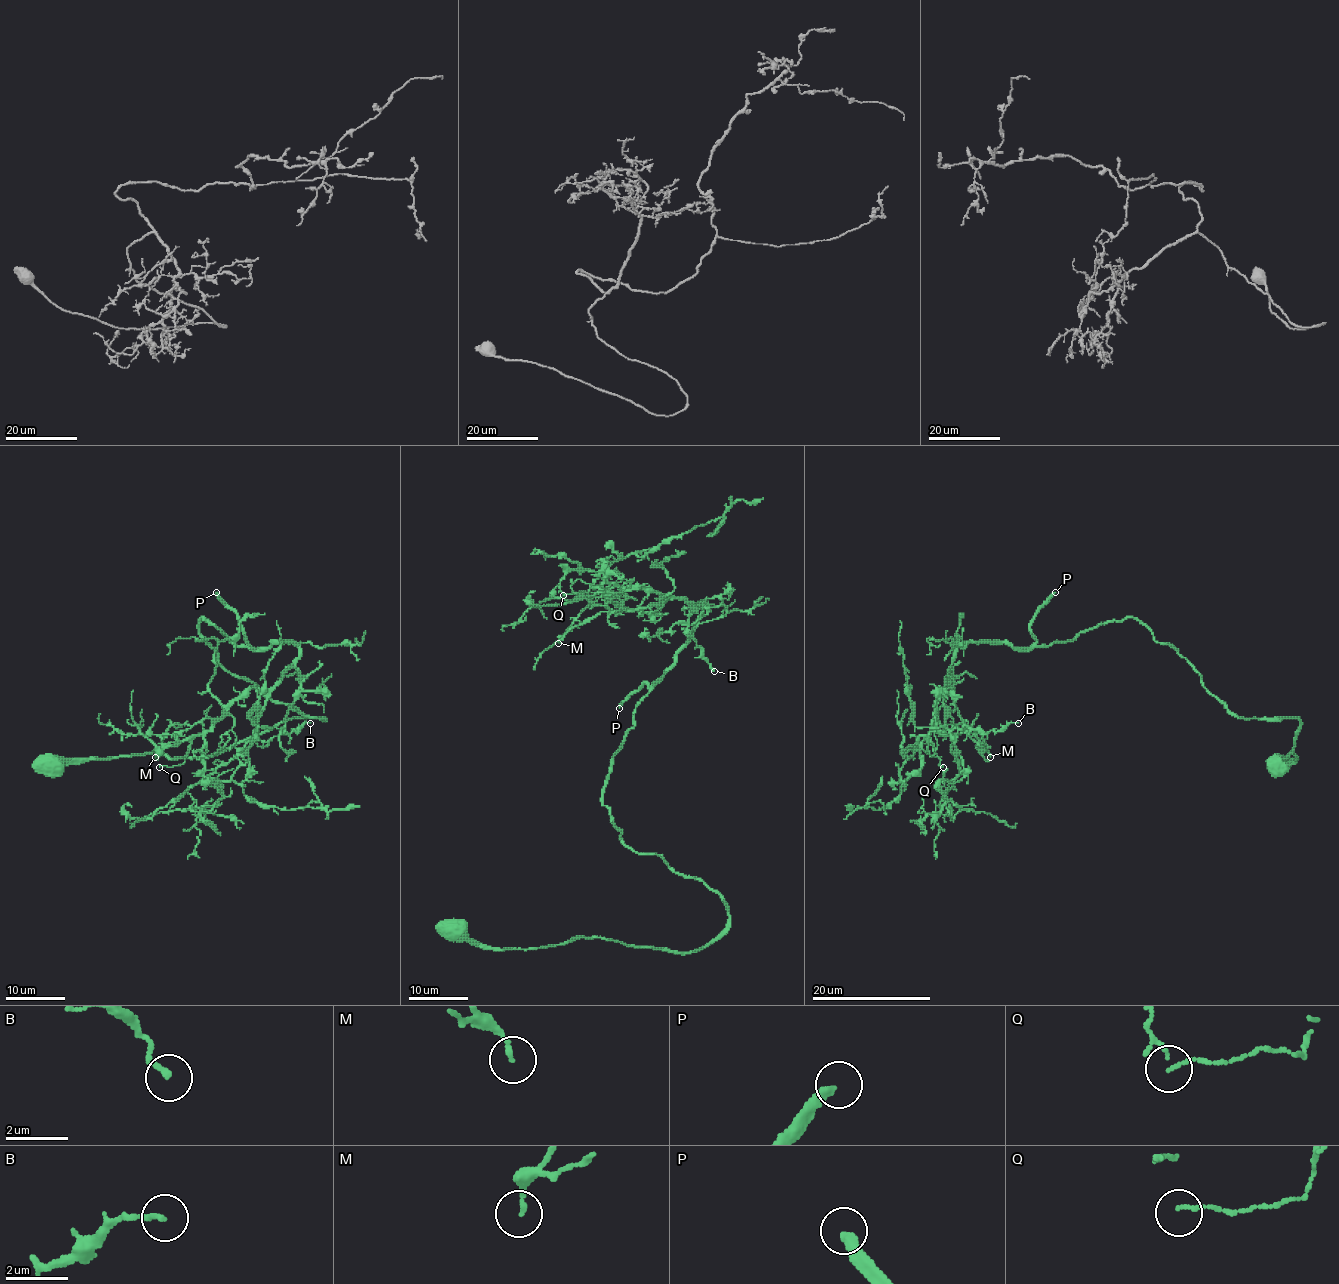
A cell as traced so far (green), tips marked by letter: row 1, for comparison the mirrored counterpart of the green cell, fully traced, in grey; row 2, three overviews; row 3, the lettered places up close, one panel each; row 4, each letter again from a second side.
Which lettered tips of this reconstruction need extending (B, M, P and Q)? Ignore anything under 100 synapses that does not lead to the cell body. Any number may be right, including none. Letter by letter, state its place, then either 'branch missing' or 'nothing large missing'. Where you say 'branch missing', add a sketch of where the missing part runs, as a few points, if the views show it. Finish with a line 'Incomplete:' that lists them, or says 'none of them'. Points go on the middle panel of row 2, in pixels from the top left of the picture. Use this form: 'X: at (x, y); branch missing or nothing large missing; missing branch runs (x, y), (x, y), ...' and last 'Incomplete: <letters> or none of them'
B: at (714, 671); nothing large missing
M: at (558, 643); nothing large missing
P: at (619, 708); branch missing
Q: at (563, 595); nothing large missing
Incomplete: P

